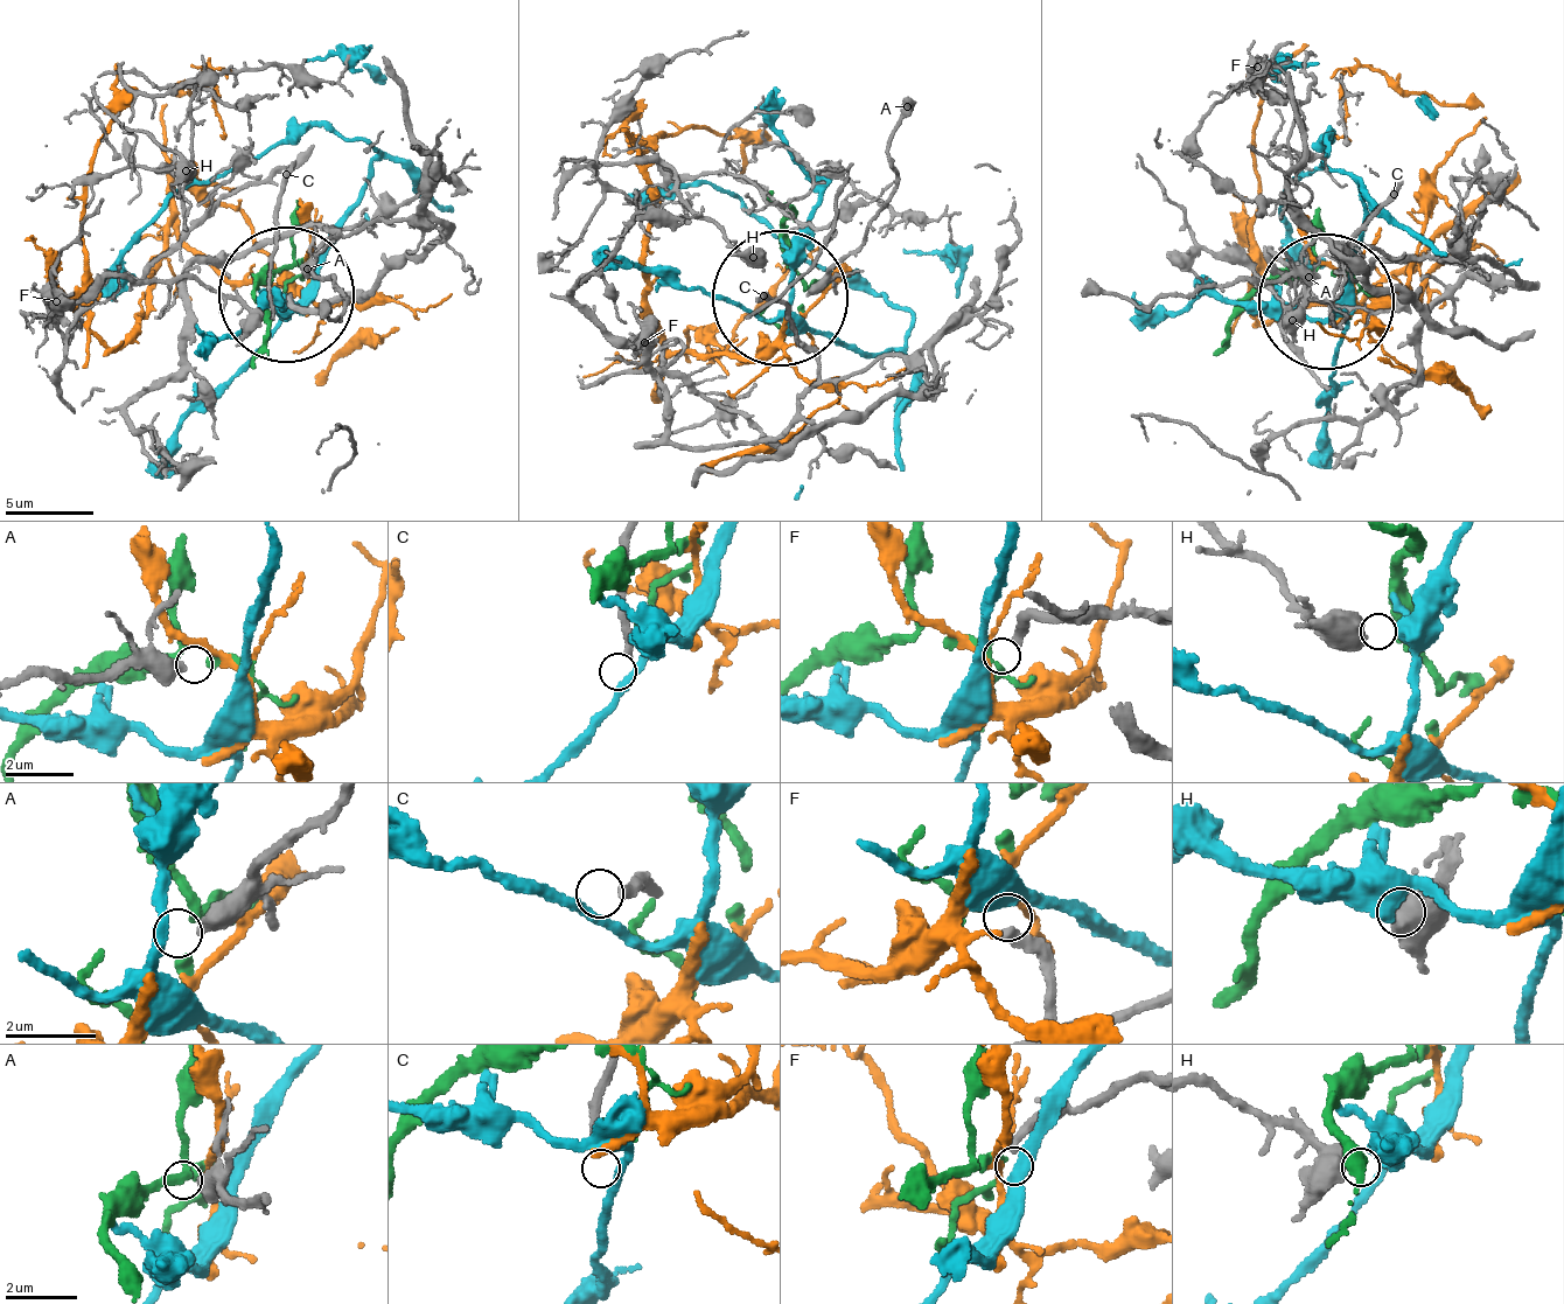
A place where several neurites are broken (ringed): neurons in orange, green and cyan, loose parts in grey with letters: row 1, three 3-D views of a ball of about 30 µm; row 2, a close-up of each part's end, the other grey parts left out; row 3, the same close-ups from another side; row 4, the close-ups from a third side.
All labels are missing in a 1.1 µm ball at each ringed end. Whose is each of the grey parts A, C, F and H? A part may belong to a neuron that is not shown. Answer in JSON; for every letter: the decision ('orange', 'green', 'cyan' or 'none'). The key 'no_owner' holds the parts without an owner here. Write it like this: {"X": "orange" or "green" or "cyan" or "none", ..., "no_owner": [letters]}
{"A": "none", "C": "none", "F": "green", "H": "none", "no_owner": ["A", "C", "H"]}

